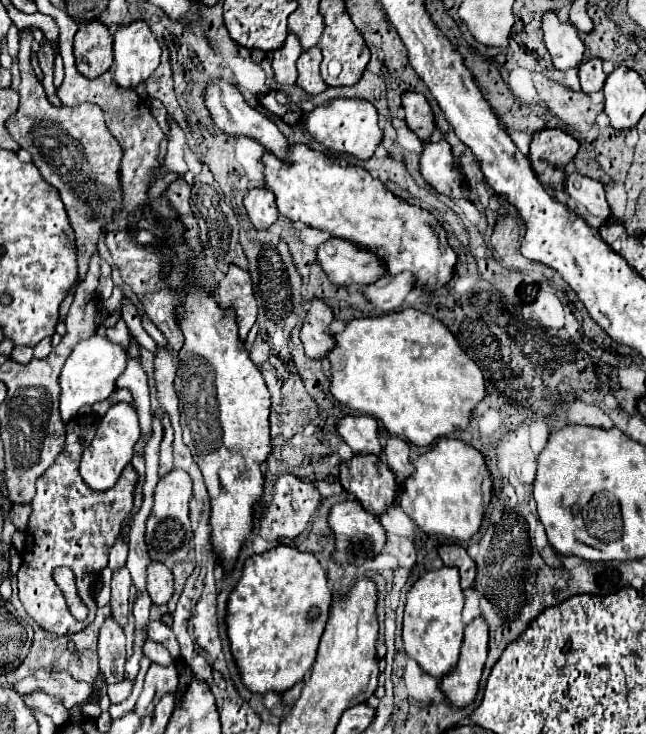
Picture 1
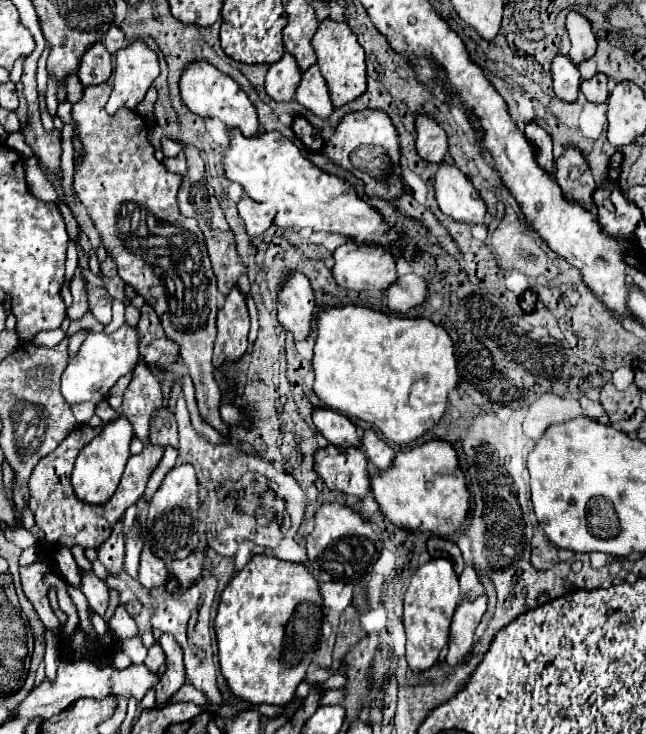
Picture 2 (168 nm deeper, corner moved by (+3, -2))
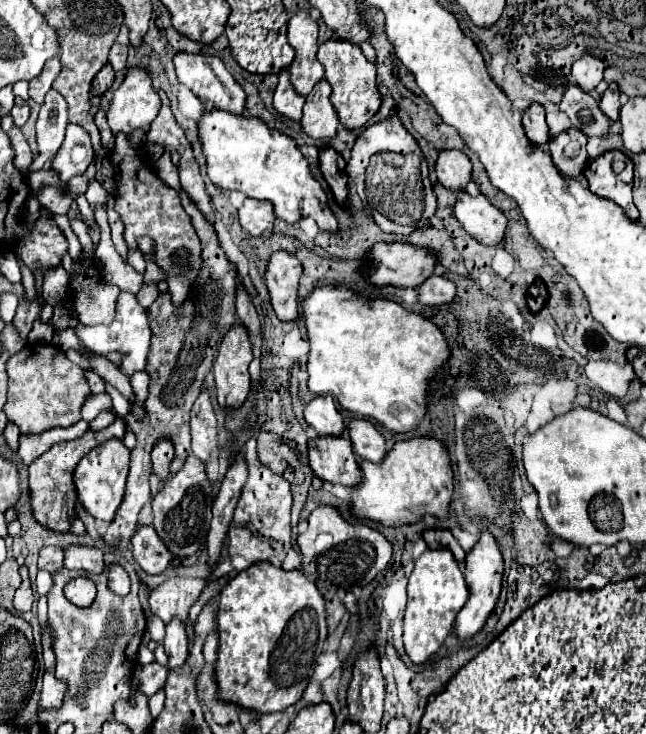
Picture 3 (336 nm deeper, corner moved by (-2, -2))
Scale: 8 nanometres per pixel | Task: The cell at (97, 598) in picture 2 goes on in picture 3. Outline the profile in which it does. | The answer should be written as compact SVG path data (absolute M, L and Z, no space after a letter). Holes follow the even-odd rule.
M68 545L64 547L64 565L70 569L86 569L86 571L102 571L102 551L98 547L88 545Z

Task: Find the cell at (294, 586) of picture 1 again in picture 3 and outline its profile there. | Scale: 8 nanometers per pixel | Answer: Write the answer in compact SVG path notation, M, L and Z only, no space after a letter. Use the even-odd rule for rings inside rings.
M258 561L246 571L240 571L222 587L218 597L218 657L214 667L218 701L234 703L258 713L288 709L302 697L314 671L314 653L320 641L320 623L326 619L324 597L298 569L284 571L282 567L274 567L270 561Z

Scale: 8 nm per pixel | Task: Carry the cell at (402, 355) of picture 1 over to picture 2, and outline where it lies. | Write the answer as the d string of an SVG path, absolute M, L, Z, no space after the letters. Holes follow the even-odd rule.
M355 305L319 313L313 369L313 391L335 409L317 409L313 423L337 447L361 445L355 423L345 415L373 423L393 443L413 443L443 419L449 391L459 387L453 343L443 327L429 319L407 319Z

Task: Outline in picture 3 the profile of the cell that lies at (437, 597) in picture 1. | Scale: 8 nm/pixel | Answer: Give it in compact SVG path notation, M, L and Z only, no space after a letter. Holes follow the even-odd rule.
M426 549L416 559L414 571L408 577L408 603L406 603L406 613L404 613L404 647L412 663L424 663L430 655L434 655L440 649L450 629L454 627L454 619L458 611L462 609L462 605L466 603L466 599L468 599L468 585L464 581L464 575L454 555L448 549Z

